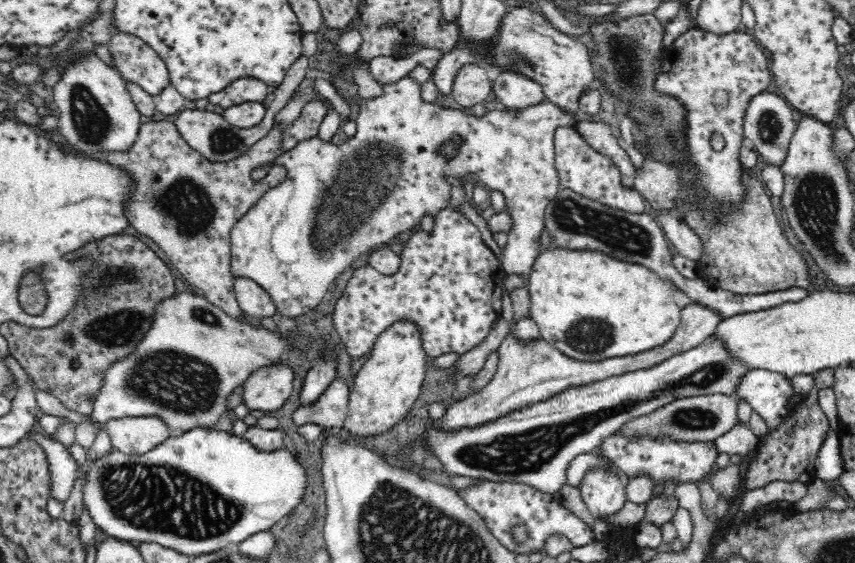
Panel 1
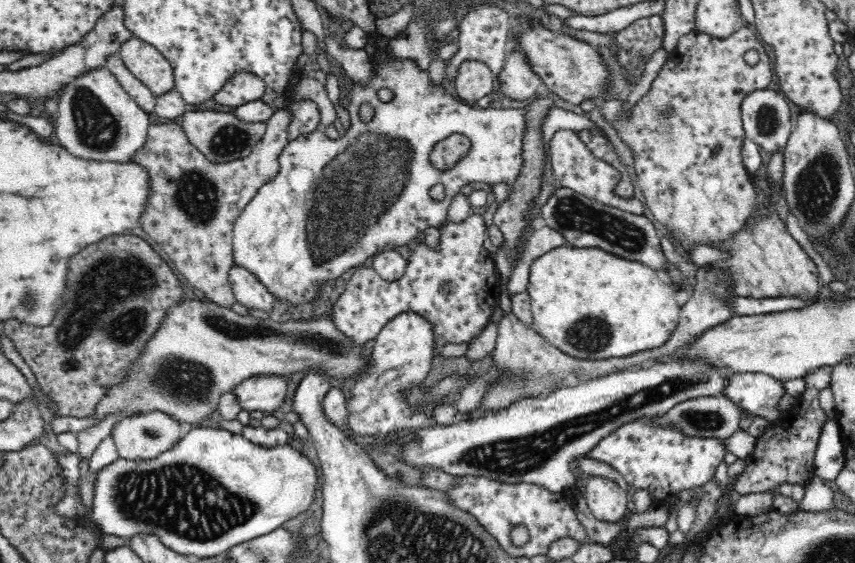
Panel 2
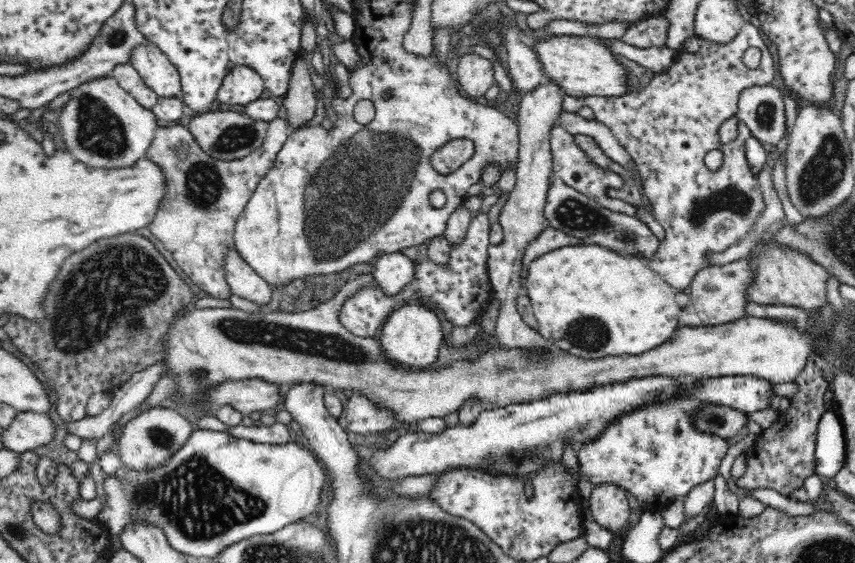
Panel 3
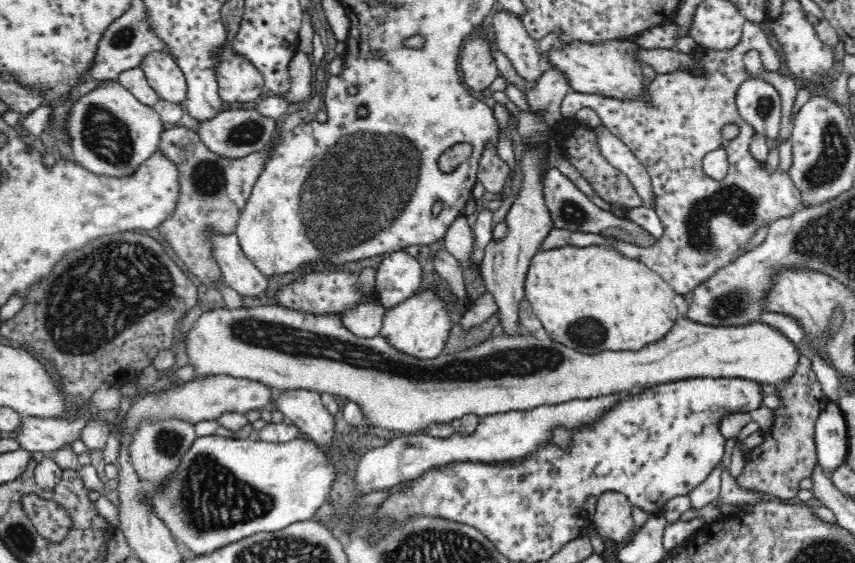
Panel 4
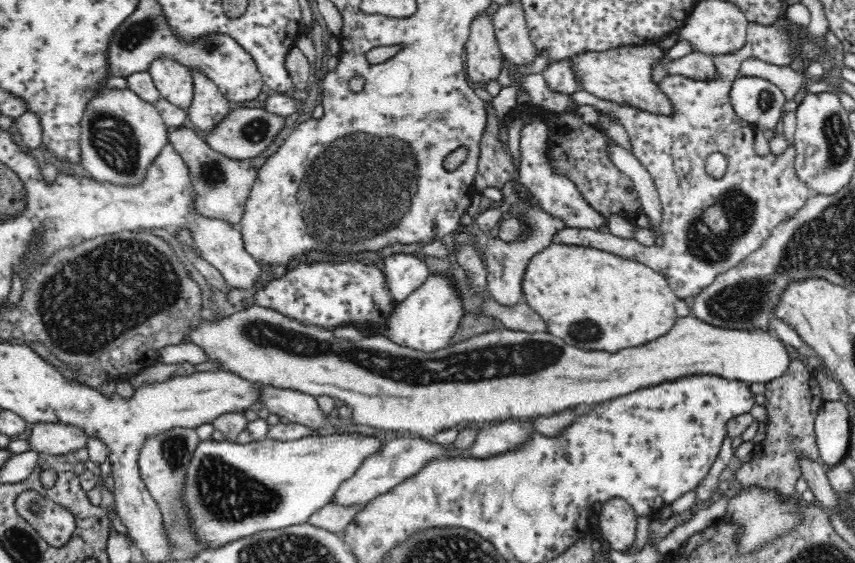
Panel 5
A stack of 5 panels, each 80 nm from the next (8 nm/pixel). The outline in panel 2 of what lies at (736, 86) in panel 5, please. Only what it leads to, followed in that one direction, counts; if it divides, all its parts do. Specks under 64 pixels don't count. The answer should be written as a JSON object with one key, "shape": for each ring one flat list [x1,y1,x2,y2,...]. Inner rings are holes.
{"shape":[[770,89,755,90,743,98,741,115,745,138,754,141,771,156,777,152,783,154,792,132,790,106,788,106,784,95]]}

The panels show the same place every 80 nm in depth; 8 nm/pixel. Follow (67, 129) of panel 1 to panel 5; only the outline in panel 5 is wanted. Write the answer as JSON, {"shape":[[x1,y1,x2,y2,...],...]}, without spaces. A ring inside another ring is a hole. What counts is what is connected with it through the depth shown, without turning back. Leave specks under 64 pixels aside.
{"shape":[[124,88,103,89,94,94,84,106,78,122,78,149,80,164,92,178,114,184,138,184,144,180,150,162,168,144,168,128,155,105,144,102,134,91]]}

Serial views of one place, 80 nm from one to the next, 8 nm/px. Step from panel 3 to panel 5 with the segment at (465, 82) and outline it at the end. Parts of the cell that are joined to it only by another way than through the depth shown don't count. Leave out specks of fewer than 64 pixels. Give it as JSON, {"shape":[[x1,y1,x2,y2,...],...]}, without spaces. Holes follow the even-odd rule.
{"shape":[[487,13,472,21,464,48,464,70,471,85,488,84,502,70,503,54,498,48,492,19]]}

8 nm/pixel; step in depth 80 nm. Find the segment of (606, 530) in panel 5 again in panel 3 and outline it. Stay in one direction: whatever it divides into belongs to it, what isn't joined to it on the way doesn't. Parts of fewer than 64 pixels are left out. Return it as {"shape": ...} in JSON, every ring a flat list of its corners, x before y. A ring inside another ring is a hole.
{"shape":[[613,482,594,484,588,502,595,521,608,530,620,530,629,522,628,496]]}

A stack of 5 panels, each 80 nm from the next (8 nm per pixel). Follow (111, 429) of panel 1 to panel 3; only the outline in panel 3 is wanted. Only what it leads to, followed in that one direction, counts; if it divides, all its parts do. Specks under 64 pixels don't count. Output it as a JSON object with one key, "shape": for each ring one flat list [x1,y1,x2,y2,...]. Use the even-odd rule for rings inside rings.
{"shape":[[159,406,135,417,120,428,121,436,115,451,120,455,123,464,134,470,162,466,162,462,166,462,166,458,172,457,180,450,192,434,190,422,169,408]]}

